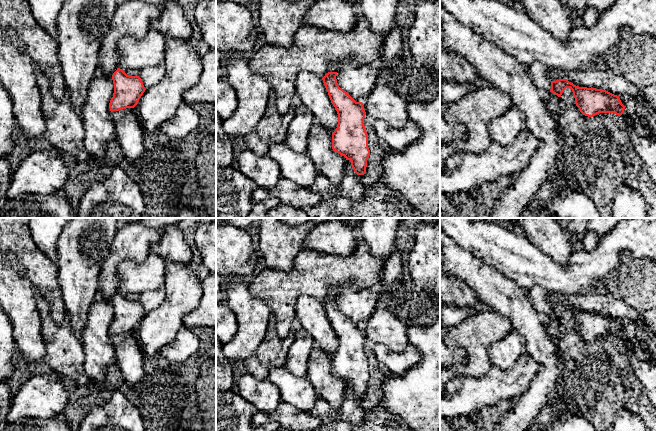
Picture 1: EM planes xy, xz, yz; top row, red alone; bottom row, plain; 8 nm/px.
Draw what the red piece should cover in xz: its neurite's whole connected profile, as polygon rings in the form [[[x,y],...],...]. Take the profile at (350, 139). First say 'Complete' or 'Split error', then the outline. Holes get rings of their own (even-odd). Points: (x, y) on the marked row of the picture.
Complete. [[[328,72],[323,83],[338,114],[337,128],[332,134],[332,149],[351,161],[357,175],[366,173],[370,155],[368,134],[364,126],[366,112],[362,102],[356,102],[337,83],[337,72]]]

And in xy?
Complete. [[[117,68],[112,80],[114,93],[109,103],[110,111],[134,108],[146,90],[141,78],[127,75],[122,69]]]

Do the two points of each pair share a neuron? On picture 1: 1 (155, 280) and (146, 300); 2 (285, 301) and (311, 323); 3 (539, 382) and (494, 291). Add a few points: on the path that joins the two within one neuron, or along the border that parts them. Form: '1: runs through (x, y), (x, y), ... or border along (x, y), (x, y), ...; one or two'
1: border along (162, 286), (156, 289), (145, 290), (139, 294); two
2: border along (315, 297), (300, 295), (295, 305), (295, 317); two
3: runs through (546, 359), (533, 330), (517, 314); one

